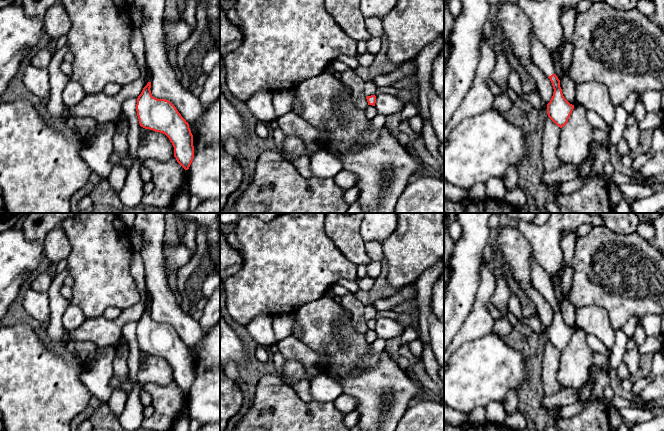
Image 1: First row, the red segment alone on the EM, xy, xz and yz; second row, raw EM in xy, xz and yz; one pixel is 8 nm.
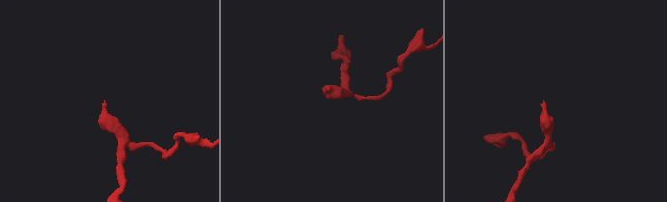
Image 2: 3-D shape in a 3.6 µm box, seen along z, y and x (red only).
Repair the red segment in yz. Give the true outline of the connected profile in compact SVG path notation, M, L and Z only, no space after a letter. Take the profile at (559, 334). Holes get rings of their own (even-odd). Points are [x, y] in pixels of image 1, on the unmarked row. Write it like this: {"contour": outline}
{"contour": "M535 258L531 260L531 278L533 286L550 303L554 313L553 320L547 328L548 341L562 352L567 348L574 329L570 328L563 320L560 304L555 298L551 280Z"}

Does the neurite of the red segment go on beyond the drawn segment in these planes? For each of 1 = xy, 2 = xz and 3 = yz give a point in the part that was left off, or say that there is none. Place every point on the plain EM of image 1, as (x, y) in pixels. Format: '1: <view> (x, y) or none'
1: none
2: none
3: yz (541, 281)

